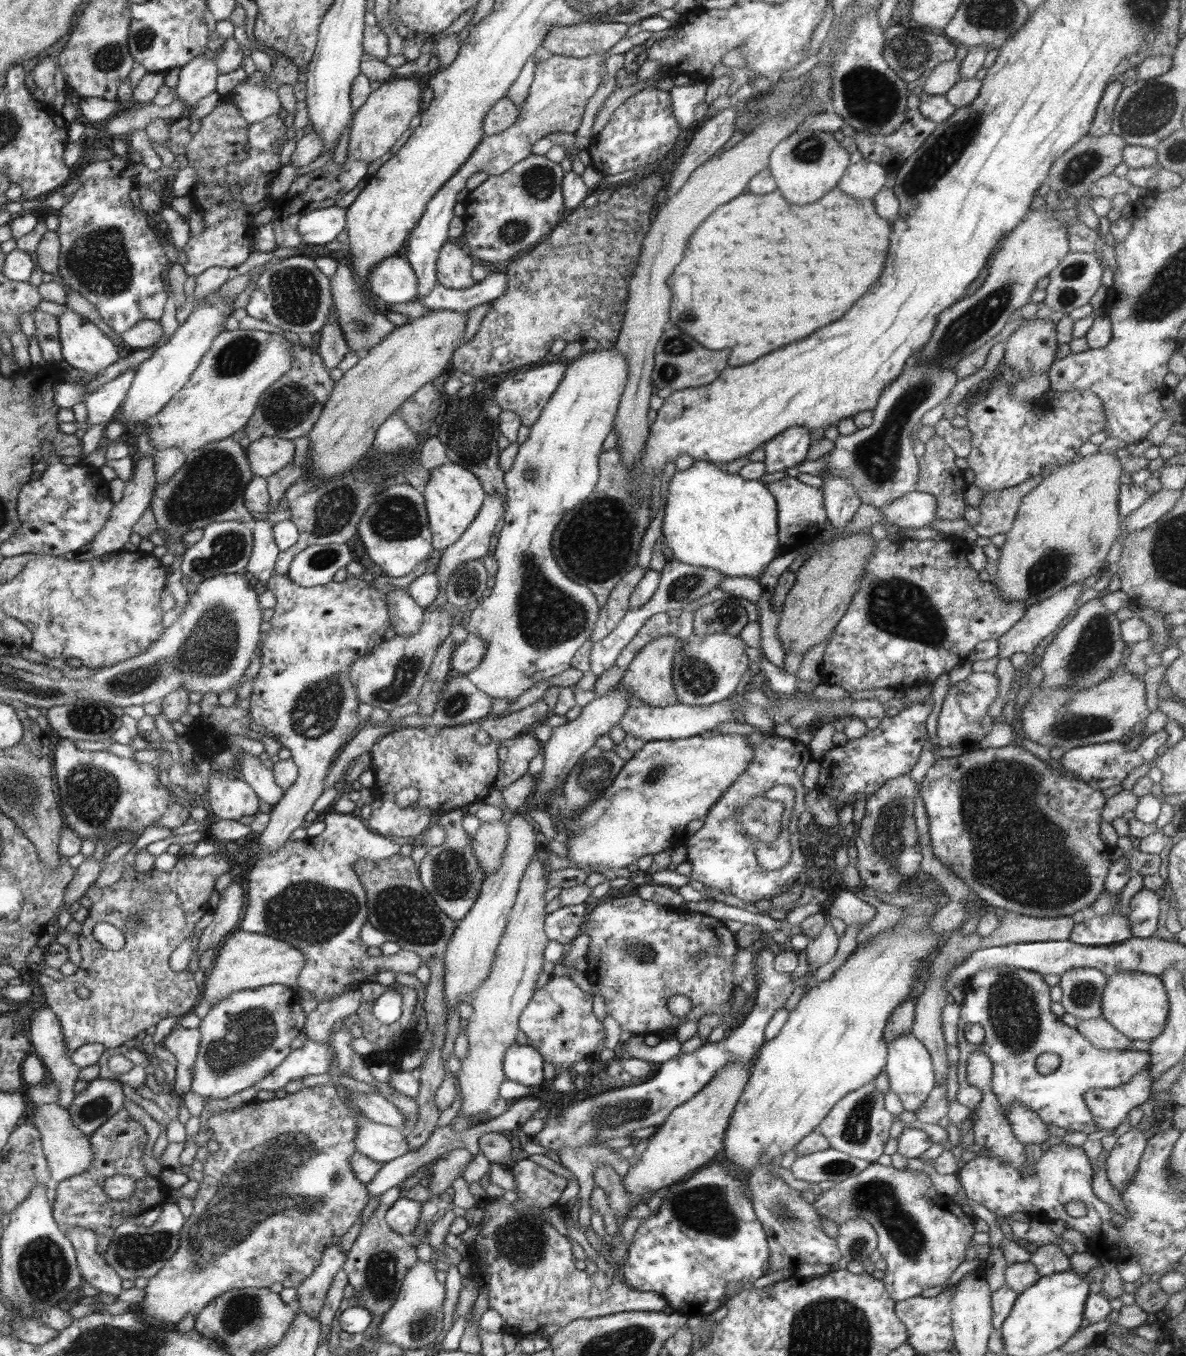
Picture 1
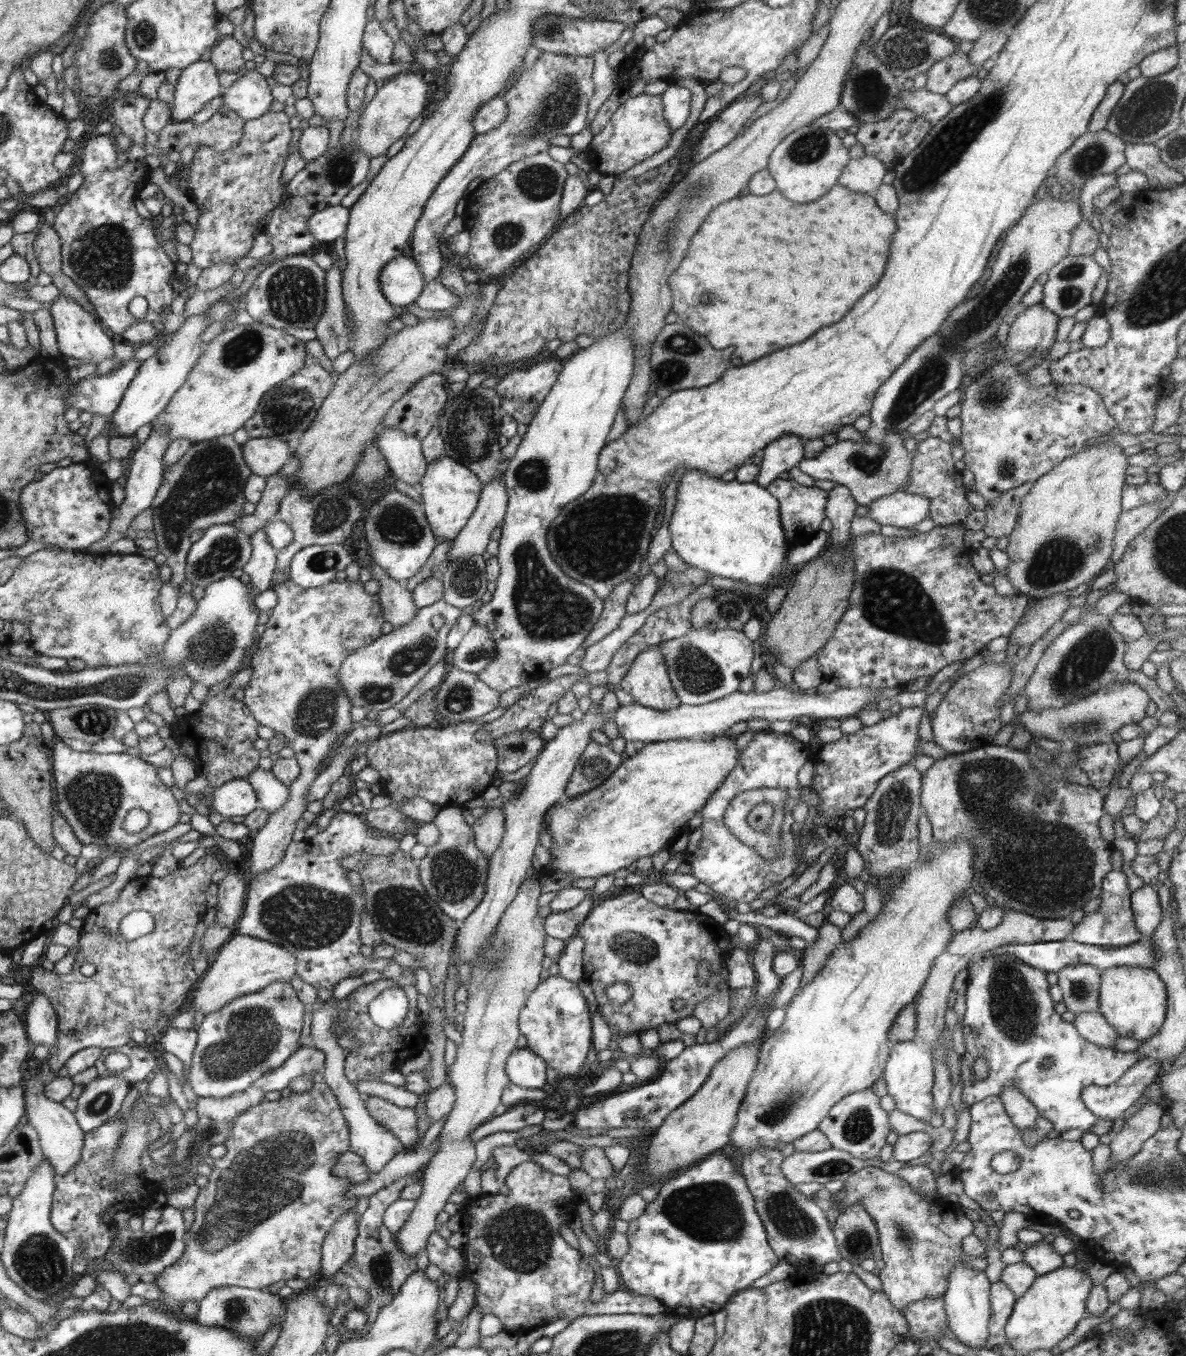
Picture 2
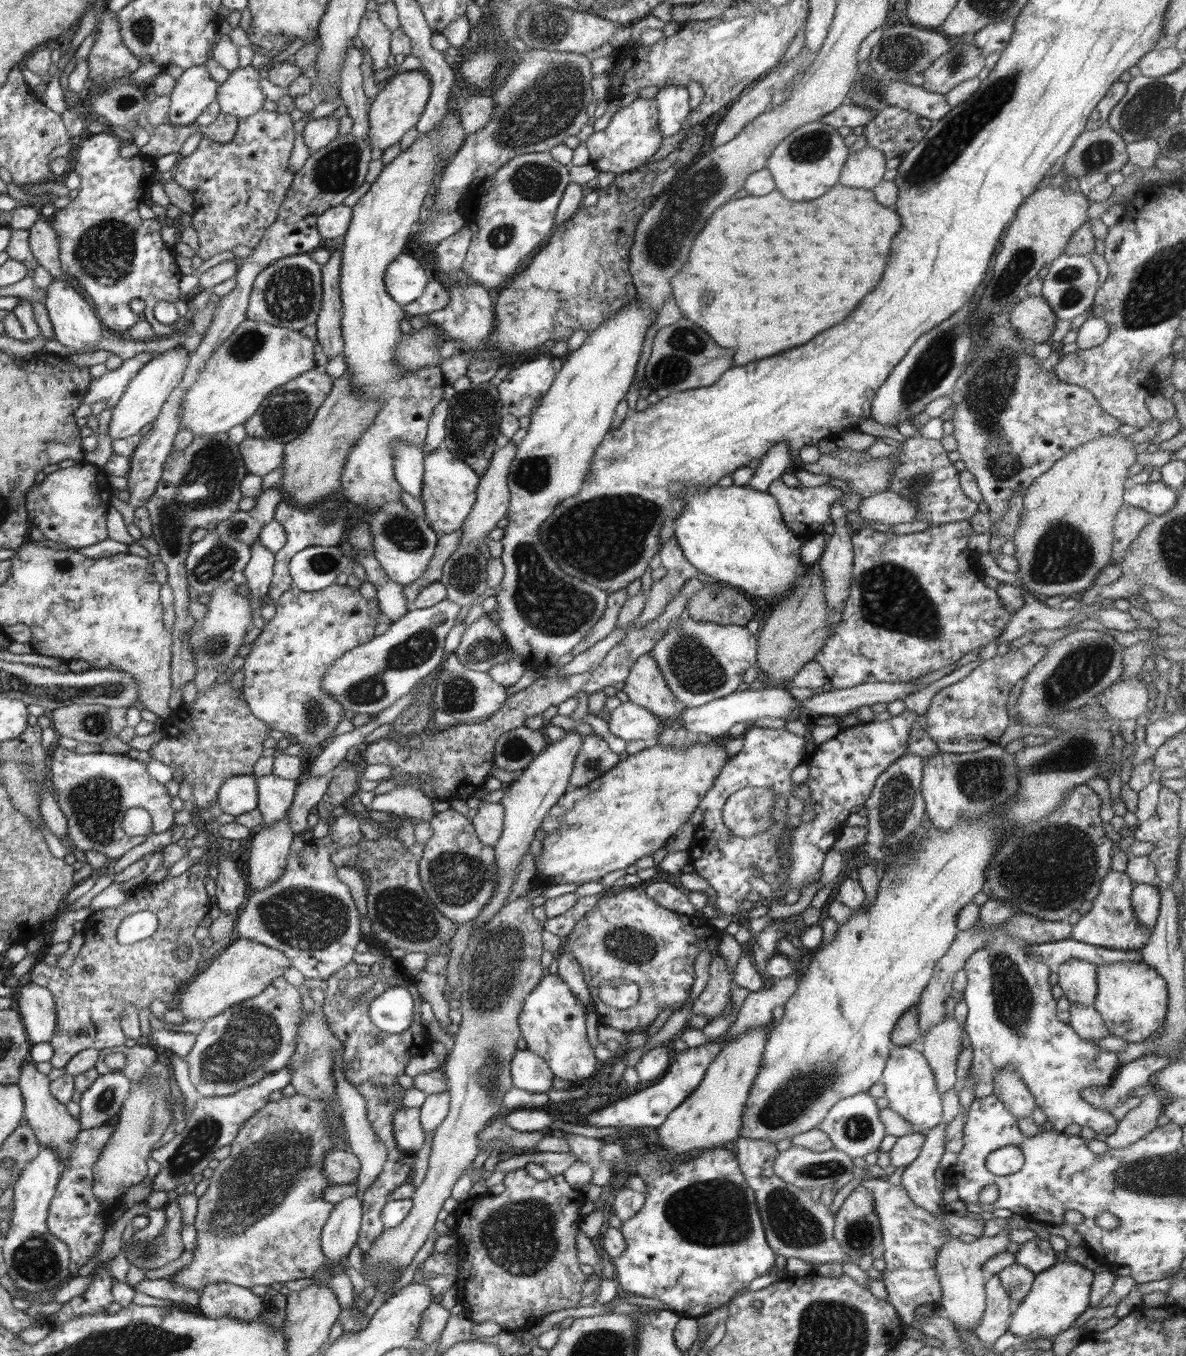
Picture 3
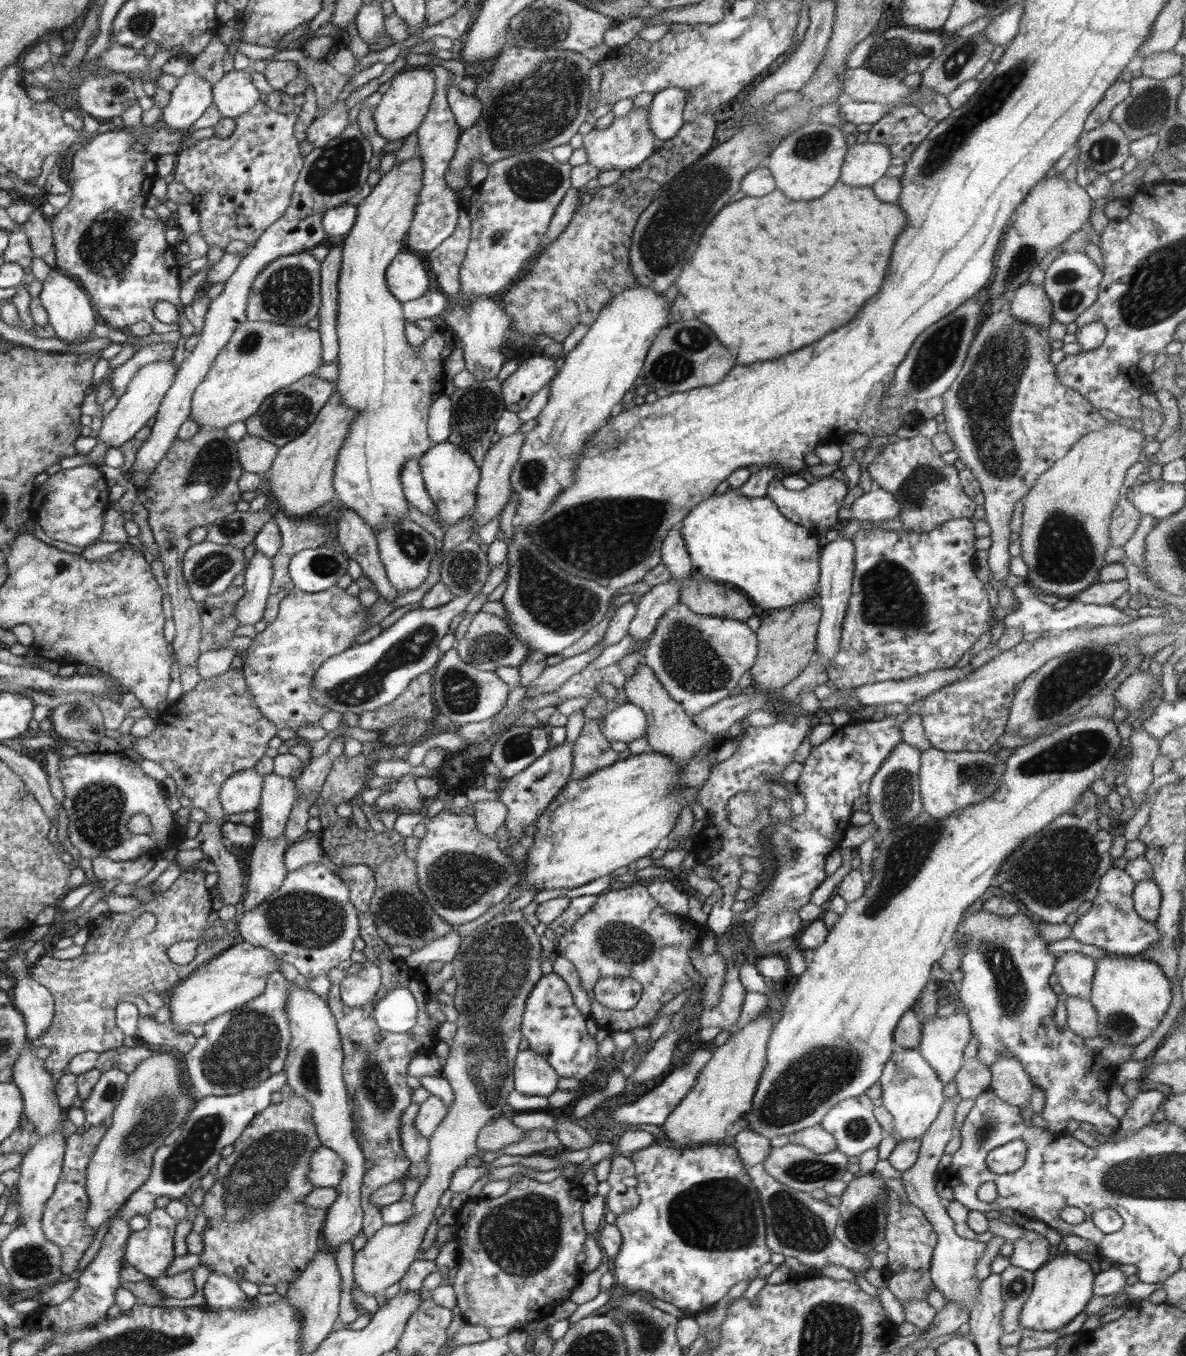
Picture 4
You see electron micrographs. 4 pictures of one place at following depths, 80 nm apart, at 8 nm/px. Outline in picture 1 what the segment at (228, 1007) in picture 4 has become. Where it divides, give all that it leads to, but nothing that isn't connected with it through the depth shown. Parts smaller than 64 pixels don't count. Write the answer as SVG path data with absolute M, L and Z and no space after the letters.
M236 931L226 936L213 967L206 974L204 1000L211 1006L239 990L252 990L271 984L284 984L295 988L298 985L307 956L296 946L272 935Z

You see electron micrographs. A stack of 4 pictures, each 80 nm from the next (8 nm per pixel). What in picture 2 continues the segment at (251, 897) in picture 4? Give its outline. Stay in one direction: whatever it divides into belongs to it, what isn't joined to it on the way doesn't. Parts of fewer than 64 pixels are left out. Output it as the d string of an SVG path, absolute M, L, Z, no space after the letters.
M346 579L343 582L338 582L338 581L329 582L327 585L319 586L319 587L311 588L311 589L301 587L299 584L295 583L294 581L288 580L288 581L284 581L283 584L277 584L273 588L273 590L277 596L277 605L274 607L274 609L270 610L269 619L268 619L267 623L264 625L264 627L262 629L262 634L259 635L259 639L256 643L256 649L253 650L252 657L250 657L250 659L249 659L248 666L252 667L252 677L251 677L250 681L247 683L247 685L243 688L243 691L244 691L243 702L246 703L246 705L251 709L251 713L253 715L255 715L255 718L259 721L260 725L267 726L268 728L272 728L272 730L274 730L274 732L276 734L278 734L279 737L281 737L283 740L286 741L286 744L294 751L296 761L298 761L298 764L300 766L300 771L302 771L302 773L300 774L299 778L294 783L290 784L290 787L289 787L290 796L288 796L287 804L284 804L284 807L282 807L281 810L278 810L278 812L274 812L274 814L272 814L272 816L269 816L267 824L262 829L258 830L258 834L256 834L256 836L254 836L254 840L252 840L252 850L250 850L249 870L253 873L253 876L256 873L262 873L264 871L267 871L268 869L275 868L276 865L278 865L278 864L280 864L280 862L282 862L283 854L286 853L287 848L293 842L293 835L296 830L296 823L298 823L298 820L302 819L302 815L304 814L304 812L307 811L306 805L308 805L308 802L306 802L306 795L308 795L308 789L310 789L310 785L312 785L312 782L314 782L314 780L316 780L316 777L318 777L318 775L320 775L320 773L323 772L322 764L327 762L327 760L330 757L330 753L332 753L334 751L334 749L336 749L336 747L340 747L340 744L343 743L342 740L344 738L346 738L346 735L348 733L351 732L350 724L352 724L352 716L350 716L350 708L352 708L352 703L351 703L351 699L348 698L348 695L345 693L345 690L341 686L341 682L339 681L339 670L343 668L343 662L346 660L347 656L350 653L354 652L356 649L364 648L364 646L366 646L368 644L372 644L372 642L374 642L377 638L380 638L383 635L382 634L382 624L384 624L384 618L382 618L382 610L380 610L379 596L377 594L376 595L368 594L366 587L363 585L363 583L360 580L353 582L353 581L350 581L349 579Z

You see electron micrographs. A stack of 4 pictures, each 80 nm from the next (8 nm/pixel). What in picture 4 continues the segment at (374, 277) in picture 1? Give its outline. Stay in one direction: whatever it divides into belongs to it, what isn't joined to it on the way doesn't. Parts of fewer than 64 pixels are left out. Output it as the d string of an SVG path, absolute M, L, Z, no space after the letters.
M400 253L387 270L387 286L400 303L417 300L428 293L430 274L422 260L411 253Z

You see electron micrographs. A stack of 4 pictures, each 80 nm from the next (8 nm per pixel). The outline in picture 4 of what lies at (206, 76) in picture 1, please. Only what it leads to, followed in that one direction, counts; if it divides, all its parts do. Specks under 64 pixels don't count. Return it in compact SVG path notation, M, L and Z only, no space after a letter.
M188 70L171 91L170 102L162 109L160 120L172 130L190 130L213 104L212 83Z

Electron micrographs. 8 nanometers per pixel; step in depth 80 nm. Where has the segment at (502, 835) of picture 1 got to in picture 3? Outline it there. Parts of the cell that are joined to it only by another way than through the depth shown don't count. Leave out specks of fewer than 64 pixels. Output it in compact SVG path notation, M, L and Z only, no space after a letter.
M501 803L481 804L471 822L482 845L494 847L498 843L503 832L504 818L504 807Z

